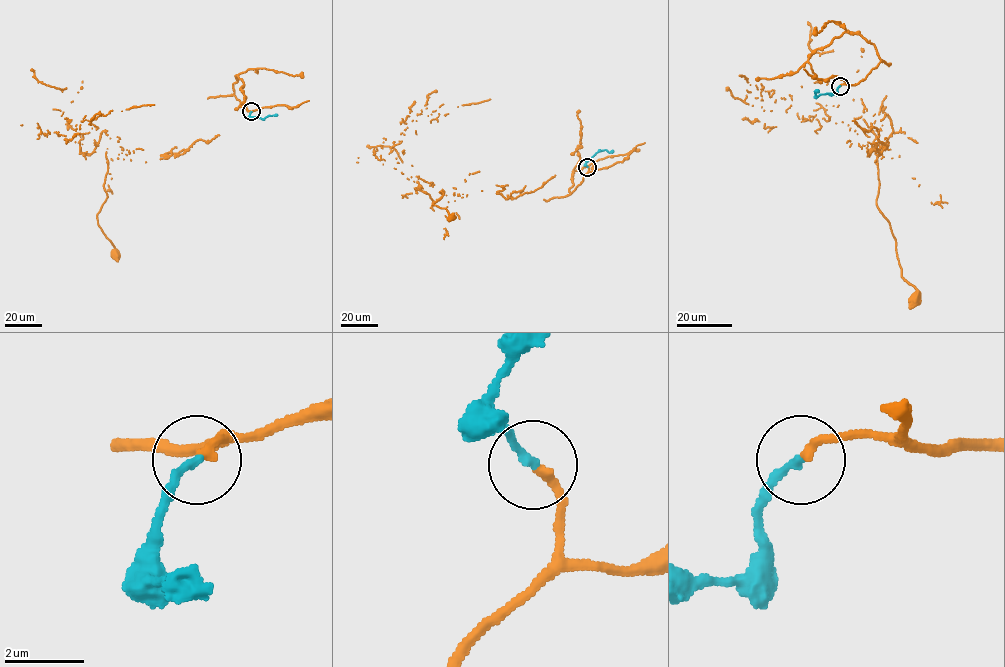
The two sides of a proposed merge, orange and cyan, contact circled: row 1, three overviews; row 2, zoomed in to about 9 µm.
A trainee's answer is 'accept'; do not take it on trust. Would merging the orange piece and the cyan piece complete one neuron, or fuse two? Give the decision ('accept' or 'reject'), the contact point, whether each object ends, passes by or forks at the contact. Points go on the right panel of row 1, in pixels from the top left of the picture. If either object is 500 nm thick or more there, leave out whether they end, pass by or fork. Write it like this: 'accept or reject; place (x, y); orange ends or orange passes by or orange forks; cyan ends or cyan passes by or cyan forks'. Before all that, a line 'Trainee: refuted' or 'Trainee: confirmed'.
Trainee: confirmed
accept; place (840, 86); orange ends; cyan ends

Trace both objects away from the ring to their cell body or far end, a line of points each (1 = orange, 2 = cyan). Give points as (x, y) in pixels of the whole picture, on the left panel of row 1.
1: (251, 111), (234, 95), (237, 75), (245, 99), (219, 135), (166, 158), (108, 161), (97, 219), (114, 255)
2: (251, 111), (249, 117), (261, 119), (277, 115)

